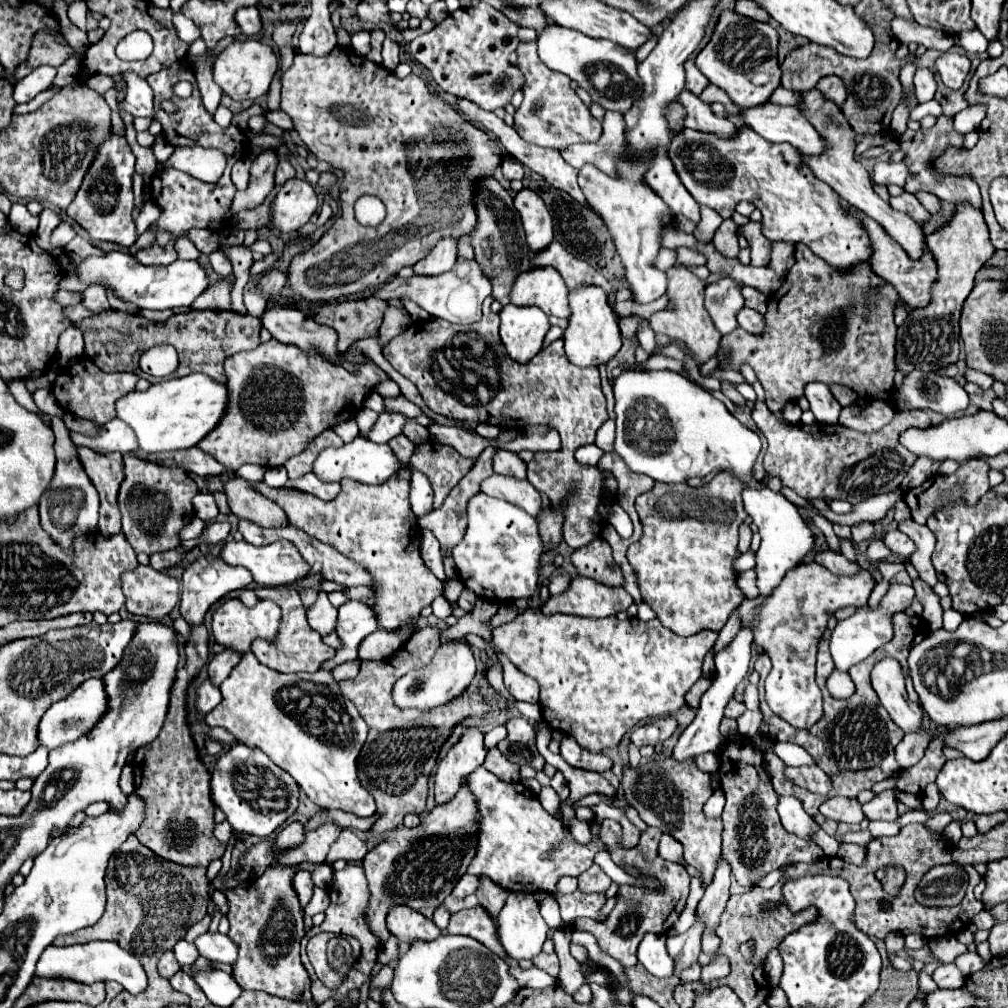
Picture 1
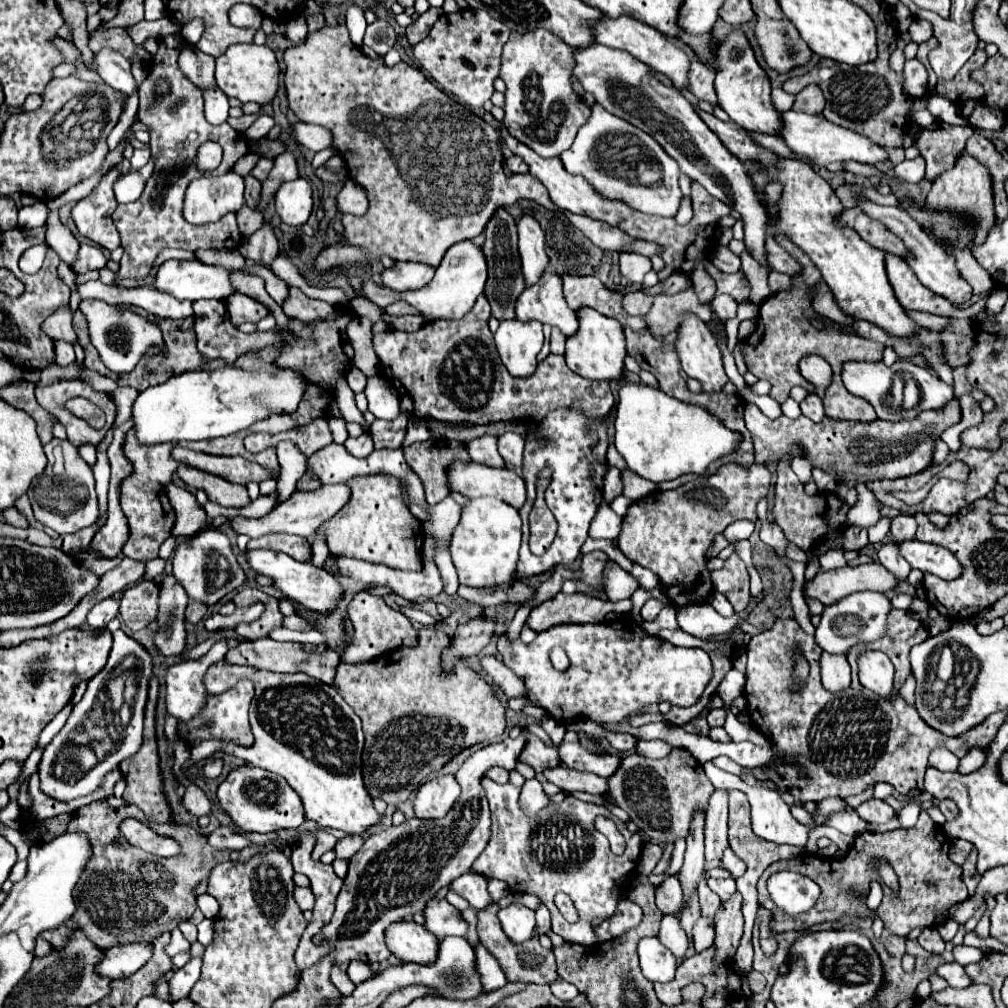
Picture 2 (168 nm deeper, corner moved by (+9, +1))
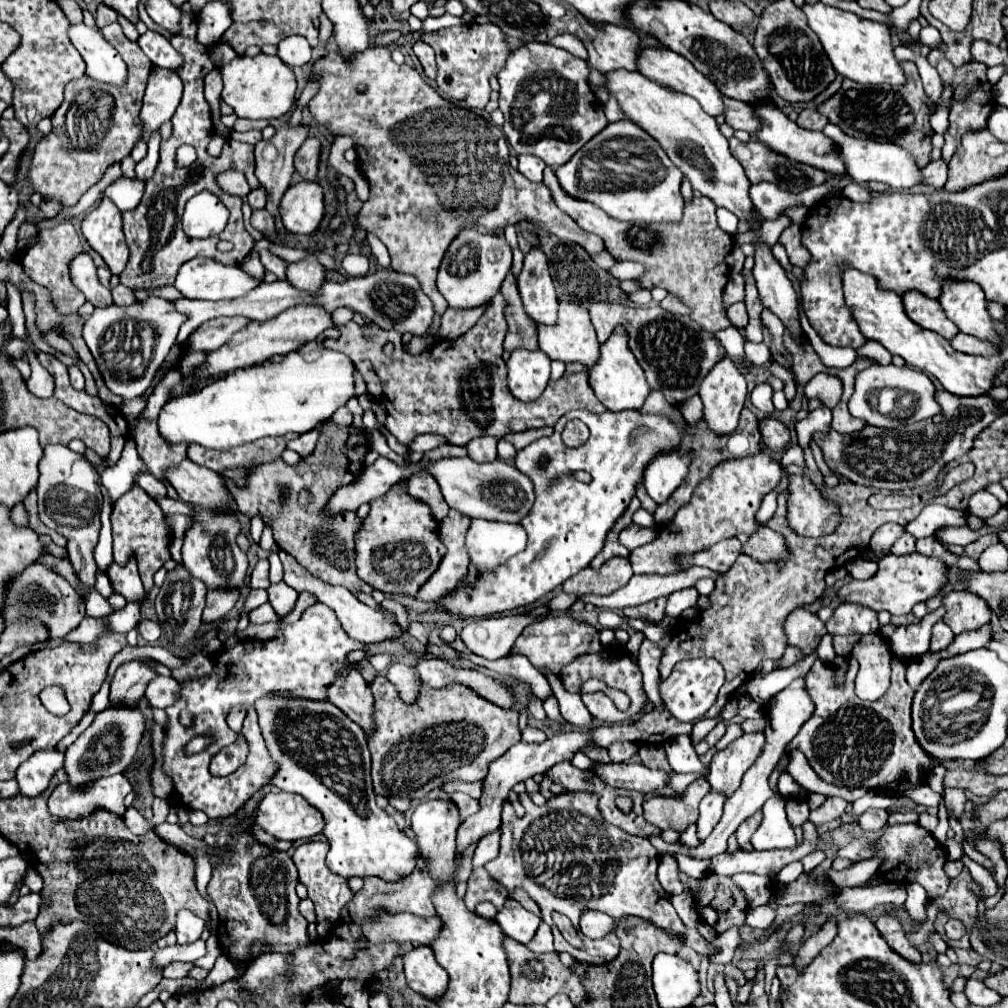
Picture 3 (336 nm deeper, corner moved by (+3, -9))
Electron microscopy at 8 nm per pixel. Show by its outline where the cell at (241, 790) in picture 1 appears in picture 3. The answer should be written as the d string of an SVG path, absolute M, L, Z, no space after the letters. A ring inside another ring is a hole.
M267 794L255 812L255 824L281 840L311 838L325 826L321 812L299 794Z

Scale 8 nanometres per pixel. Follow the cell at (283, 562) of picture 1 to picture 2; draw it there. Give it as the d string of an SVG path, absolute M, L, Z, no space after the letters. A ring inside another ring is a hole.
M247 550L245 556L247 556L247 562L253 568L253 572L271 578L273 588L281 590L285 596L301 602L303 606L307 606L311 610L317 610L321 614L329 614L335 608L337 600L341 598L343 588L335 580L335 576L331 576L323 568L315 568L311 562L297 562L289 554L275 552L275 550Z

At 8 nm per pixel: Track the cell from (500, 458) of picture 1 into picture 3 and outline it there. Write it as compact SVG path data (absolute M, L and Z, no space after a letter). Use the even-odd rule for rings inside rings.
M489 436L473 438L465 448L469 456L477 462L491 462L497 458L497 438L489 438Z

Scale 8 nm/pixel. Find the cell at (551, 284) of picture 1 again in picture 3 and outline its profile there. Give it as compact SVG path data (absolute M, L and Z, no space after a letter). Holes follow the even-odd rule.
M561 302L559 304L559 320L557 326L543 326L539 324L539 348L551 358L551 360L559 360L559 362L579 362L583 364L587 370L593 368L593 364L597 364L597 356L599 356L599 342L595 336L595 328L589 320L589 306L585 304L571 304L571 302Z

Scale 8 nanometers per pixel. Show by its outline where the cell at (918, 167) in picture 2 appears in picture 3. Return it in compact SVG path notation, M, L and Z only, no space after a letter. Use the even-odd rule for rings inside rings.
M939 158L939 160L933 160L933 162L929 162L925 168L923 168L923 180L925 180L925 184L927 186L933 186L933 188L943 188L945 186L945 182L947 182L947 162L943 160L943 158Z

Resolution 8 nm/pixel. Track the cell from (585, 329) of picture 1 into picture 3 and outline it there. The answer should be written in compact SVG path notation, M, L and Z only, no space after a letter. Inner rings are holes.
M617 328L613 336L601 346L601 358L599 362L589 370L589 384L595 390L595 396L609 412L621 412L621 410L639 410L647 396L651 394L651 388L645 380L645 374L641 366L637 364L635 356L627 348L627 332L625 328Z

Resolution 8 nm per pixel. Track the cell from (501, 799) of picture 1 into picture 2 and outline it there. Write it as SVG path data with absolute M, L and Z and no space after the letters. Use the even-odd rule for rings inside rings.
M483 778L483 788L487 790L489 804L495 804L495 812L489 844L475 860L473 872L507 882L511 892L515 890L535 894L543 904L547 904L555 934L563 936L567 942L593 946L597 942L591 930L593 920L605 920L615 912L617 900L611 892L613 888L627 888L625 874L635 872L643 840L637 834L629 832L625 824L617 818L617 828L625 836L627 848L623 856L615 856L609 848L609 840L593 826L593 820L599 814L611 816L607 808L567 796L561 804L551 802L537 820L529 820L519 808L519 788L509 782L503 786L489 778ZM557 892L569 894L569 898L575 902L577 912L581 916L577 924L561 922L561 914L557 914L553 902Z

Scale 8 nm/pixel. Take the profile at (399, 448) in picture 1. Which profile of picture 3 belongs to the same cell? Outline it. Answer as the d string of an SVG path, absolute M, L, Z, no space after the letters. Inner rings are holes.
M499 292L481 320L457 340L439 340L435 348L411 356L401 350L401 334L385 332L375 324L363 328L349 322L339 328L341 336L333 340L333 348L345 352L355 368L361 372L369 394L381 402L387 410L385 428L405 446L419 434L443 436L447 444L465 446L477 436L503 438L511 432L525 432L541 426L555 426L555 422L575 410L585 408L589 412L605 412L607 408L597 400L589 386L589 374L565 374L557 382L549 382L545 392L535 402L519 402L507 388L507 370L501 358L503 338L507 334L505 298ZM365 334L365 340L361 338ZM375 334L375 336L367 336ZM391 342L393 354L387 356L383 346Z

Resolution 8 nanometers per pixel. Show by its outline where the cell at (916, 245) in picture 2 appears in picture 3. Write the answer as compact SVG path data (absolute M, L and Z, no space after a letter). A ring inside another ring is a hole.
M947 280L939 304L963 334L991 342L997 350L1003 348L1001 334L995 330L987 312L985 294L977 284L967 280Z

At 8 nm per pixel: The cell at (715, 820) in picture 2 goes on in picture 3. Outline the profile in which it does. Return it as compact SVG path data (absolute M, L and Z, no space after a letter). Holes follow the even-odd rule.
M753 732L739 736L725 750L717 752L709 764L707 776L707 782L713 786L713 790L731 796L741 784L741 776L751 768L751 764L761 754L763 744L763 732Z

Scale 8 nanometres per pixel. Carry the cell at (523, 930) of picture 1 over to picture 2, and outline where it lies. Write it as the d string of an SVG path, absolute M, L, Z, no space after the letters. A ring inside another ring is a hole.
M509 904L499 910L499 922L511 942L527 942L535 930L535 912L523 904Z

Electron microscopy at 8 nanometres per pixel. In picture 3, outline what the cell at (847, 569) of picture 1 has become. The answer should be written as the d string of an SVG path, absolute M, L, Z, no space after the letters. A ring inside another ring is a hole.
M767 526L759 528L757 532L753 532L753 536L749 536L749 540L743 544L741 552L751 556L751 558L755 558L755 560L759 560L759 562L783 560L787 556L787 548L785 548L783 536L773 532Z

